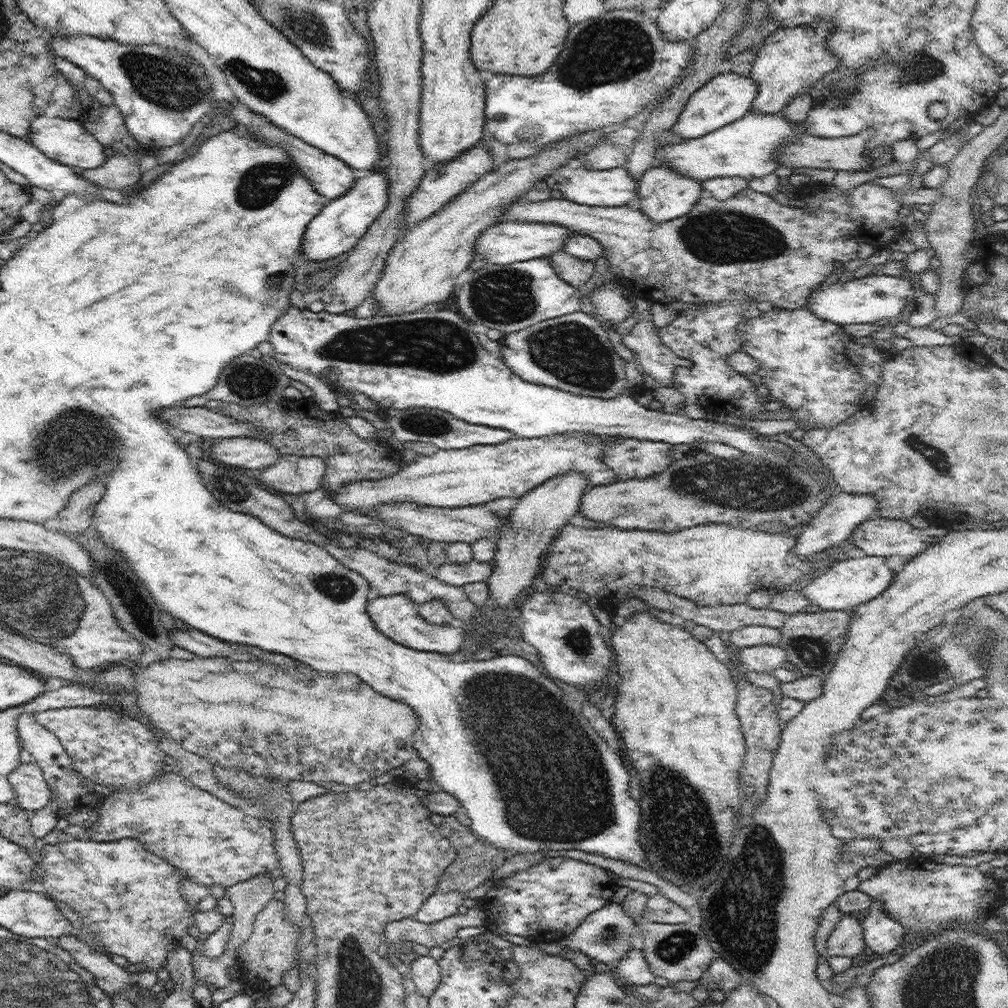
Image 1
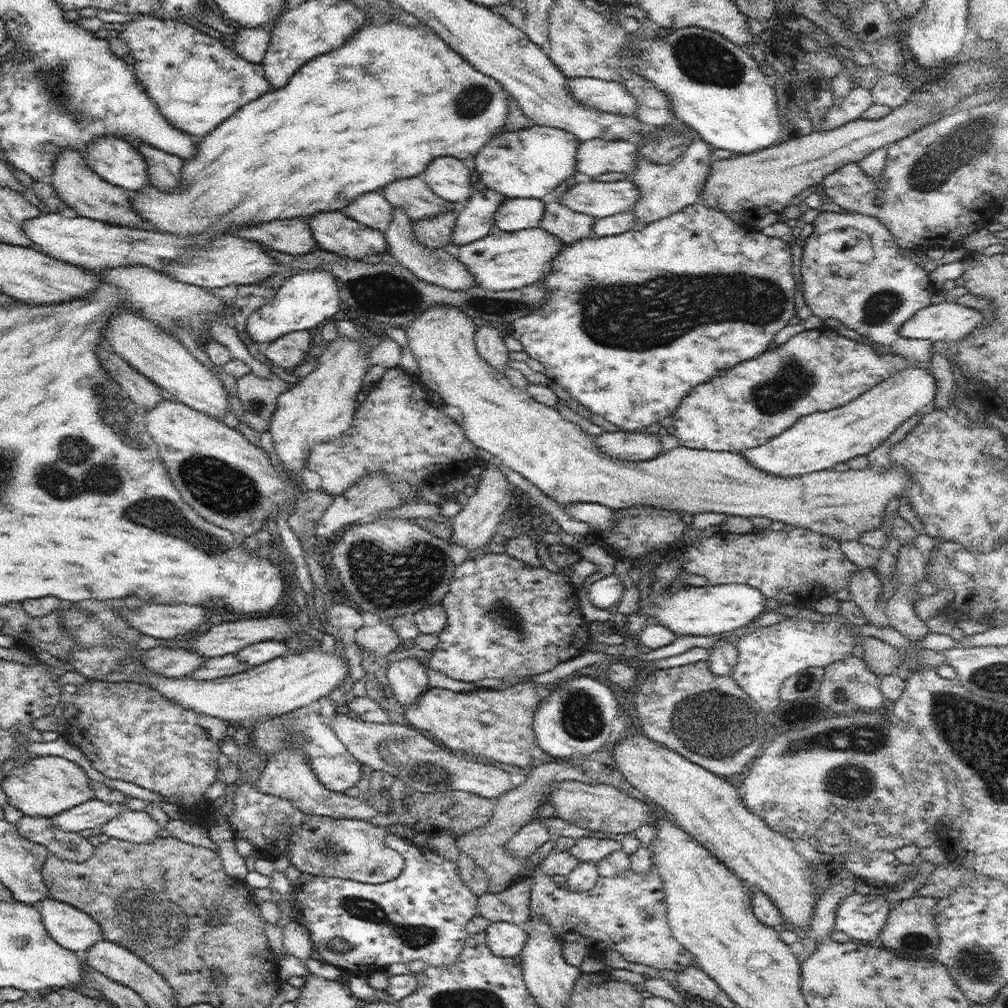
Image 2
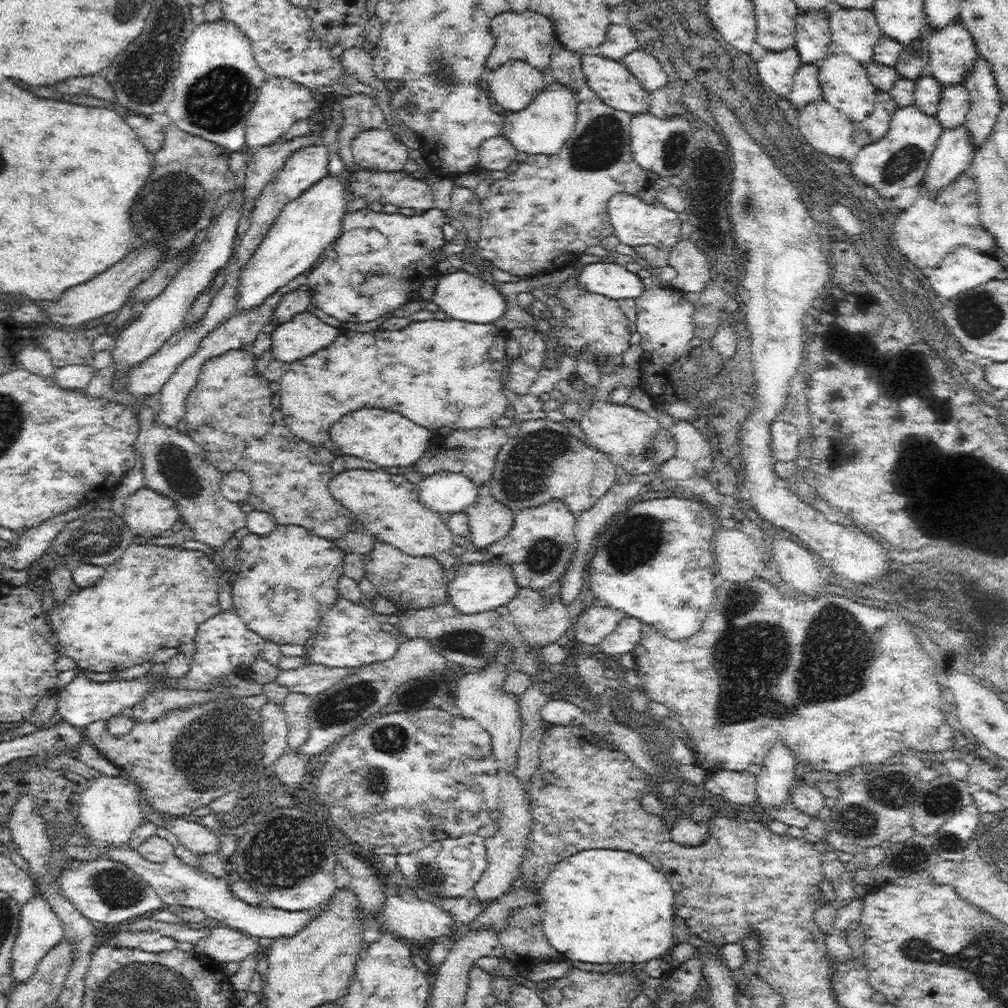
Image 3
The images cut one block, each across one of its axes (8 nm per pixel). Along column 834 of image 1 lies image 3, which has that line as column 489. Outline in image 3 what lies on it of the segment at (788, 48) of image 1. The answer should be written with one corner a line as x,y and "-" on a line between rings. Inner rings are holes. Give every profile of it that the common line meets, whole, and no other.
530,8
521,13
508,10
494,16
490,20
490,33
494,37
494,46
490,56
486,58
487,72
493,71
509,60
526,61
543,71
550,66
550,56
552,56
555,46
560,44
554,34
552,21
546,15
532,11

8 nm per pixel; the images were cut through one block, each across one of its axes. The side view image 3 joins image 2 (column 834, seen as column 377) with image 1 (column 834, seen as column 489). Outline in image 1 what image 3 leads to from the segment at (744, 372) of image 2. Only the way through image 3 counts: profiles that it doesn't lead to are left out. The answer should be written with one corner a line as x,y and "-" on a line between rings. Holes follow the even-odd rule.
805,307
796,310
777,309
746,319
738,325
742,336
742,351
758,362
760,369
755,373
762,378
762,391
767,399
782,402
782,407
792,410
792,420
800,422
799,428
826,428
838,426
846,418
858,414
862,408
858,401
870,384
877,385
882,374
882,364
887,353
877,345
859,344
841,325
818,319

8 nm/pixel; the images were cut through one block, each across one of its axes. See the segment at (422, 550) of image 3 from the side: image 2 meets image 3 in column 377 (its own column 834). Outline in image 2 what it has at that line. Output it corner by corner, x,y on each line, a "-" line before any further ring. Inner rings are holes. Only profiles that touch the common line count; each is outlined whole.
439,305
430,310
426,310
426,312
422,312
418,316
416,320
410,327
405,328
406,338
408,338
408,344
413,352
413,356
418,362
420,375
419,379
425,384
428,390
433,390
434,392
438,392
440,395
439,404
443,407
444,412
447,415
450,415
450,418
454,419
454,421
458,421
458,424
462,425
462,429
464,429
464,434
470,440
470,443
473,443
477,448
482,448
482,450
487,450
492,454
493,457
497,457
499,461
504,466
511,468
518,472
518,474
522,475
528,482
534,484
534,486
541,489
541,491
546,494
546,496
550,496
558,502
558,504
564,506
568,506
568,504
576,504
576,502
582,503
598,503
611,509
623,509
628,508
635,504
635,506
660,506
662,508
670,508
674,511
684,511
690,514
698,514
698,512
723,512
728,515
736,515
736,516
765,516
773,521
777,520
783,522
785,524
790,524
792,527
804,527
812,529
817,533
824,533
824,535
828,535
829,537
835,538
836,540
854,540
858,539
861,532
866,532
869,530
876,530
882,528
882,517
884,517
884,511
886,511
886,504
890,502
890,500
894,500
895,497
901,497
902,492
904,492
904,488
910,484
910,473
906,471
906,469
902,469
902,467
898,468
896,465
892,464
890,468
886,471
880,470
872,470
871,467
866,467
866,469
849,469
848,471
836,471
833,468
828,470
818,470
816,472
810,472
808,474
804,474
802,476
774,476
774,474
768,474
768,472
762,472
762,470
758,470
758,468
754,468
742,454
739,452
728,452
728,451
711,451
711,450
700,450
696,448
688,448
684,446
678,446
669,450
666,453
660,453
657,457
654,457
652,460
643,460
643,461
629,461
629,460
620,460
616,459
608,453
602,451
602,449
595,446
593,442
593,436
583,430
578,424
567,420
560,414
560,412
555,407
547,406
546,404
542,404
536,401
534,398
530,397
530,395
526,391
522,391
522,389
518,389
516,386
510,384
506,376
504,374
496,371
490,363
487,363
482,357
480,353
478,353
478,349
475,345
476,340
476,329
478,326
474,324
471,318
468,318
464,312
460,309
456,309
455,307
446,307
445,305

